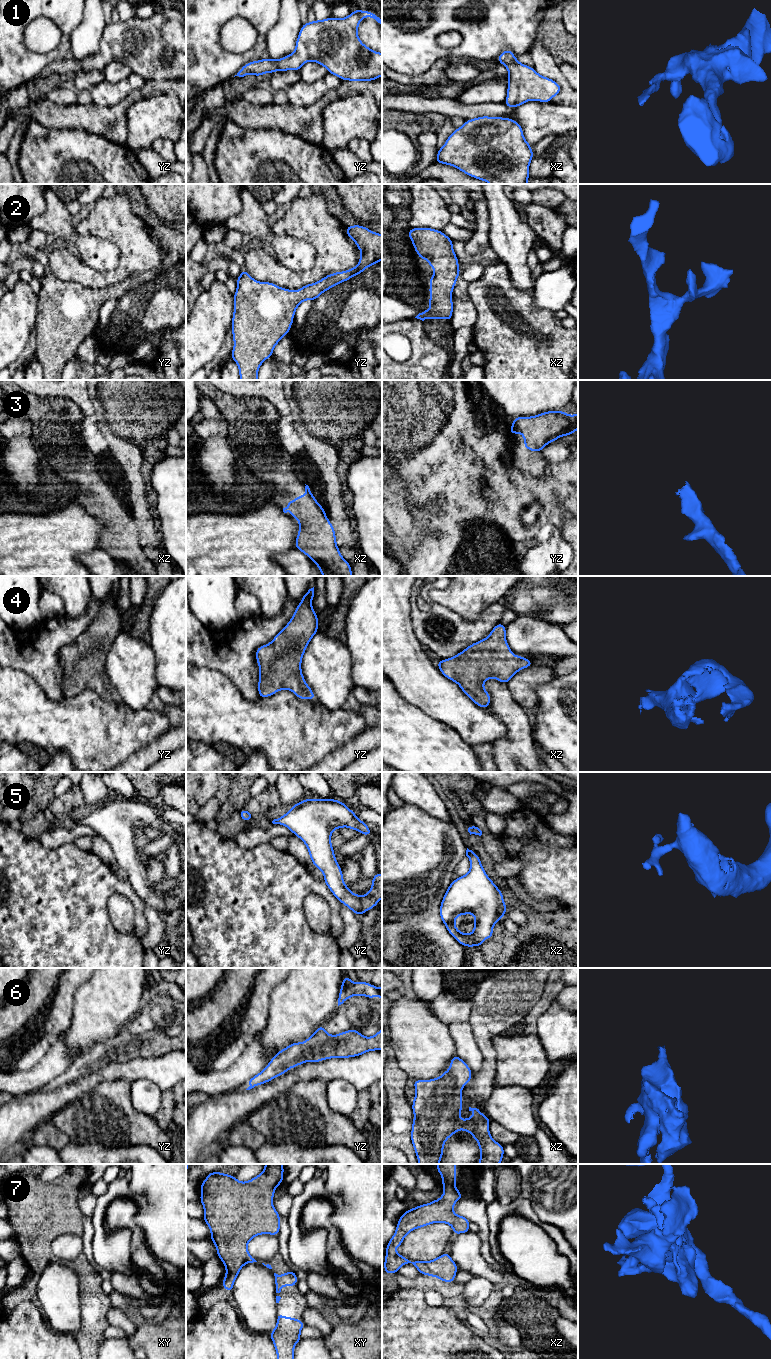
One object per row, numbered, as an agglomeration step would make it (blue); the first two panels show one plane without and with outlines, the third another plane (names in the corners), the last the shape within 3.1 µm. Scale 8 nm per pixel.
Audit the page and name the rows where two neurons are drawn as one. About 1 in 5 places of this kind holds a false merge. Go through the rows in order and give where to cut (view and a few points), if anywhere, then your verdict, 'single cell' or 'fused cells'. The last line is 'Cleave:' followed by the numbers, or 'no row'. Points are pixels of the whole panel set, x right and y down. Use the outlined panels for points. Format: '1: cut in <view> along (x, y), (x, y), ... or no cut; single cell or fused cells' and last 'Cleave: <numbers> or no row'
1: no cut; single cell
2: no cut; single cell
3: no cut; single cell
4: no cut; single cell
5: no cut; single cell
6: no cut; single cell
7: no cut; single cell
Cleave: no row

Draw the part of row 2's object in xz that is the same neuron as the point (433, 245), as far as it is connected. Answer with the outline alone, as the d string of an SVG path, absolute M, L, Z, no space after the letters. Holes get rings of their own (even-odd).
M410 228L408 235L420 260L426 259L434 270L434 276L428 277L431 283L428 292L432 296L427 301L431 306L415 318L422 321L446 319L451 322L454 309L451 296L461 271L453 241L433 228Z

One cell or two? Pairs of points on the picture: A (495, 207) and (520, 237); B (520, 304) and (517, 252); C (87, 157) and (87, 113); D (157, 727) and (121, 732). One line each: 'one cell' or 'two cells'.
A: one cell
B: two cells
C: two cells
D: one cell

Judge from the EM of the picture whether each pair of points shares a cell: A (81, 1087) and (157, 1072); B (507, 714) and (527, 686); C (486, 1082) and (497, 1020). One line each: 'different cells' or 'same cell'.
A: same cell
B: different cells
C: same cell

